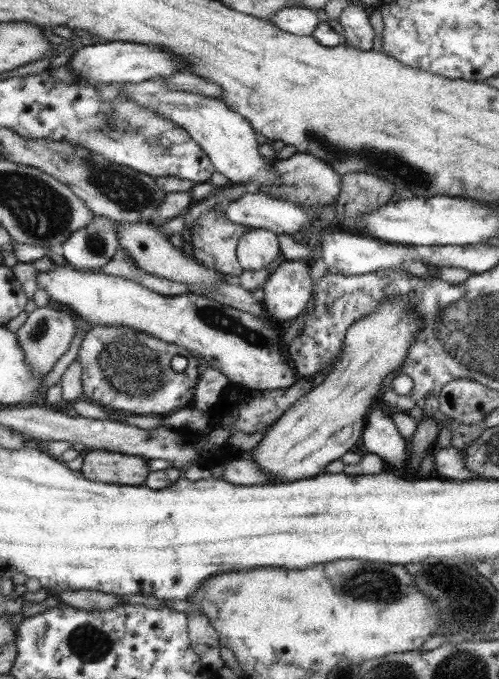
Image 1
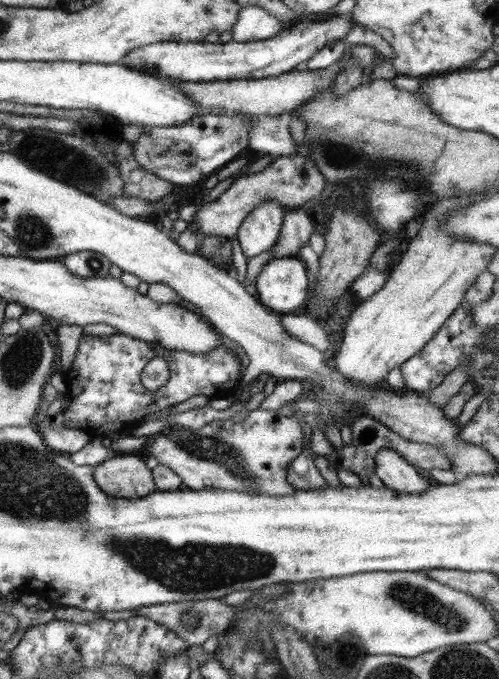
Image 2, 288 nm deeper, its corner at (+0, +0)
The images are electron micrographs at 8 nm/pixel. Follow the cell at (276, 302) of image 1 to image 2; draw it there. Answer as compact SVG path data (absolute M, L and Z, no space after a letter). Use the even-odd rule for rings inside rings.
M275 258L269 260L255 278L255 298L273 314L293 314L307 298L307 272L299 260Z

